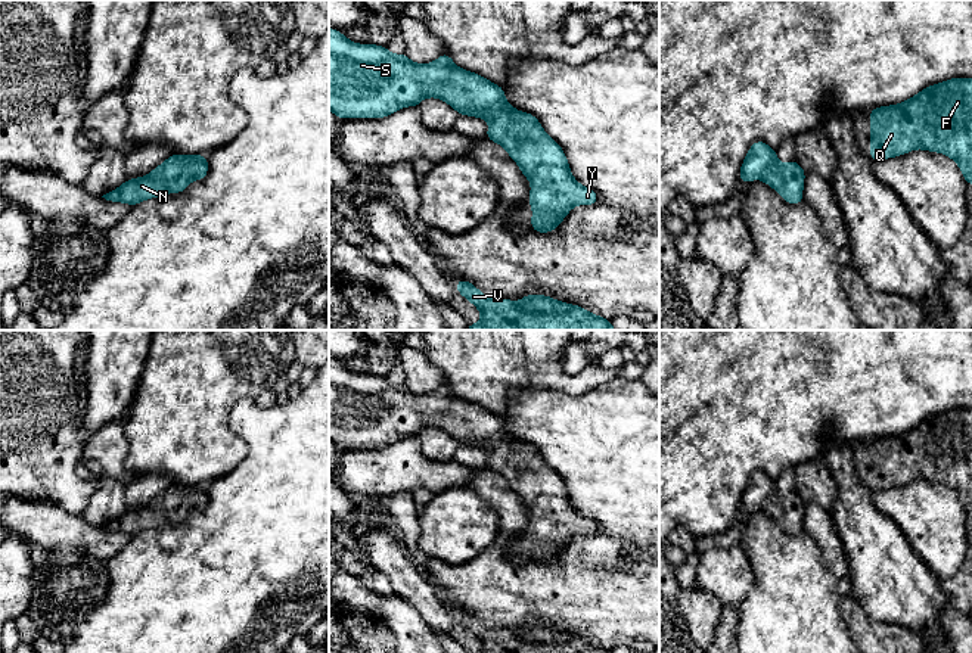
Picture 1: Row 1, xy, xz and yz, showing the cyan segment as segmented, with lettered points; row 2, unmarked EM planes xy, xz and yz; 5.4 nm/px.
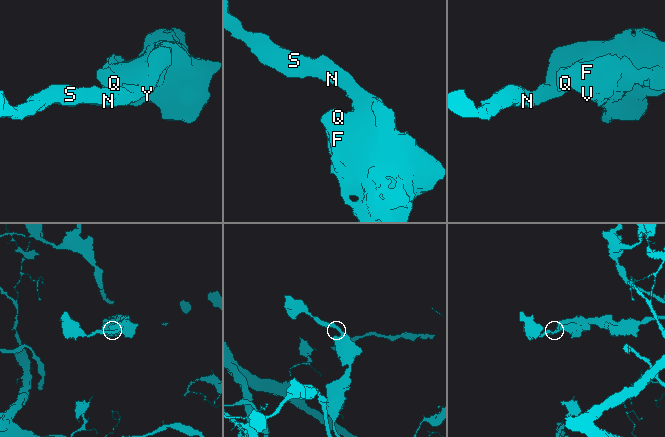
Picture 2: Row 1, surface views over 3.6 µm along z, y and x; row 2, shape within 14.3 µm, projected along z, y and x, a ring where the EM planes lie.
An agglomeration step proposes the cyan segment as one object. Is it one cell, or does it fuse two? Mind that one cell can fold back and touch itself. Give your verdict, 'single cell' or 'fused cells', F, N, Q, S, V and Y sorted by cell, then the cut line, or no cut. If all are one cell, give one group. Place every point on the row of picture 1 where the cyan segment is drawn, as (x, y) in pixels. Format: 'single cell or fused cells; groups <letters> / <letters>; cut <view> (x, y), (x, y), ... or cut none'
single cell; groups F N Q S V Y; cut none

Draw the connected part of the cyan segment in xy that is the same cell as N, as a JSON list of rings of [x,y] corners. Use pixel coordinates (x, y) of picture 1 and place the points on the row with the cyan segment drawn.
[[[171,155],[145,177],[125,180],[122,186],[102,198],[112,202],[125,202],[131,206],[145,199],[165,193],[186,190],[192,180],[204,180],[208,172],[208,159],[204,155]]]

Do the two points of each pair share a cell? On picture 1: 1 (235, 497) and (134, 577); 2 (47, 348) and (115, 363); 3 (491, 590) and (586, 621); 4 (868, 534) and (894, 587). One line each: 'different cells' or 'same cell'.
1: same cell
2: different cells
3: same cell
4: same cell

